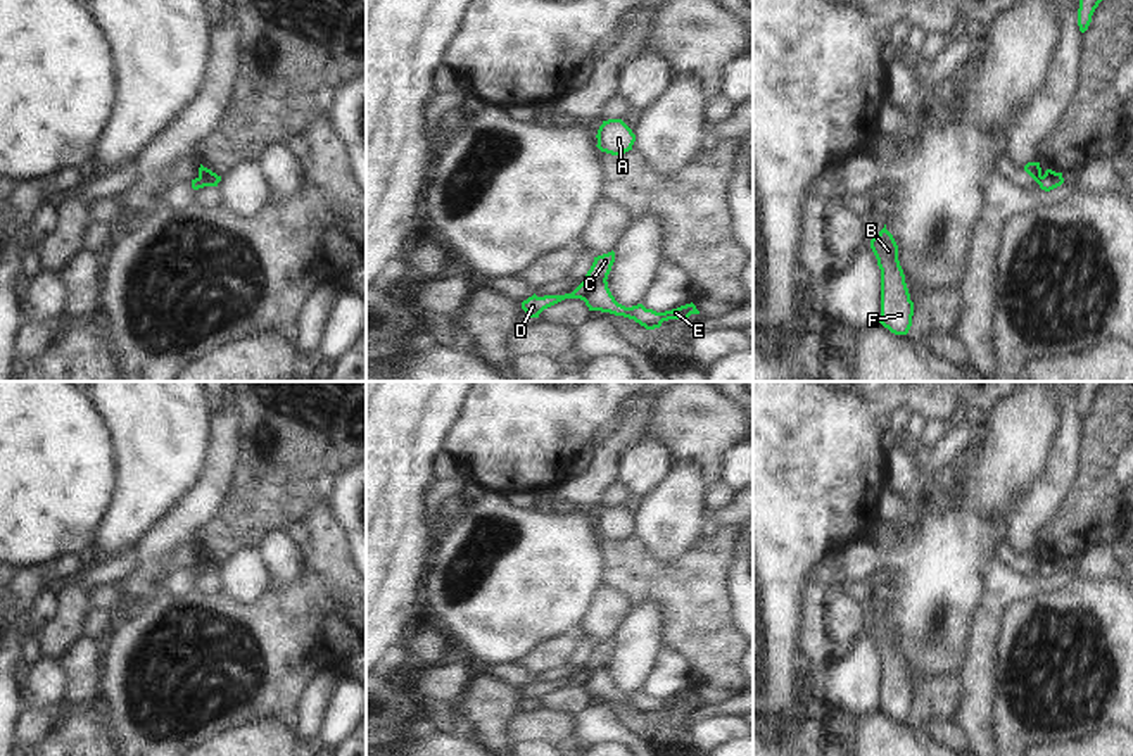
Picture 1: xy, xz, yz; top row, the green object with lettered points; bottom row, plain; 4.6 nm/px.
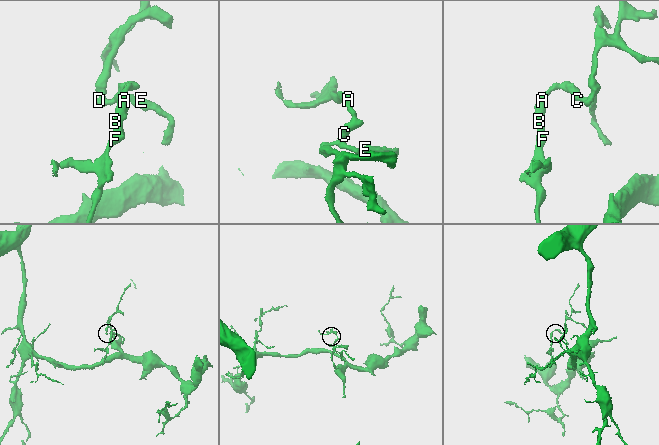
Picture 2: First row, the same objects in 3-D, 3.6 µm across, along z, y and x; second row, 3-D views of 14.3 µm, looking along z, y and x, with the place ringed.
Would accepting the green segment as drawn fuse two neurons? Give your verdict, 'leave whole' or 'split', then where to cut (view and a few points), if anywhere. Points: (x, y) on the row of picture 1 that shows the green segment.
split; cut xz (584, 280), (605, 282)

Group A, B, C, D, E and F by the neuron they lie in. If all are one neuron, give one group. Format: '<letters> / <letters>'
A B C F / D E

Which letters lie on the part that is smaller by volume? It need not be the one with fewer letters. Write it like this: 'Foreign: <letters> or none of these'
Foreign: A, B, C, F

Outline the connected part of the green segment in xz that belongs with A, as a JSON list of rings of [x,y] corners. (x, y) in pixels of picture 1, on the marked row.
[[[608,119],[598,129],[598,148],[611,155],[622,155],[632,150],[636,135],[622,119]]]

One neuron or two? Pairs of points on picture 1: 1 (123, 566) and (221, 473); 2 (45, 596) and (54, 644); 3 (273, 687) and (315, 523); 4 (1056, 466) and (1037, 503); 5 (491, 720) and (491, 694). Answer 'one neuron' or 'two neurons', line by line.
1: two neurons
2: two neurons
3: one neuron
4: one neuron
5: one neuron

